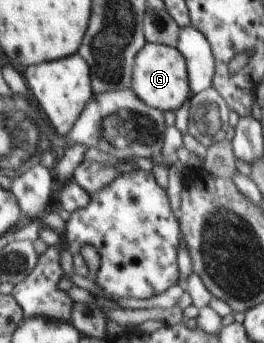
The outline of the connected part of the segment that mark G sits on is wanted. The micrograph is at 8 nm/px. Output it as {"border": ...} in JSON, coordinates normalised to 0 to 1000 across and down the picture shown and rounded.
{"border":[[[553,125],[511,163],[492,259],[557,309],[610,327],[667,324],[716,280],[716,210],[705,175],[667,137],[614,125]]]}

